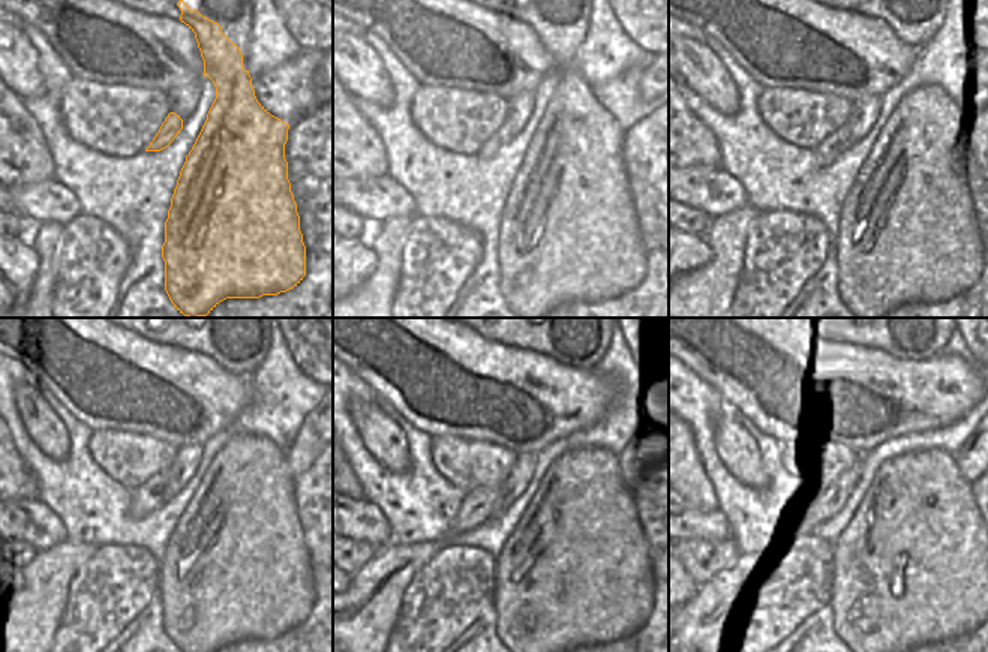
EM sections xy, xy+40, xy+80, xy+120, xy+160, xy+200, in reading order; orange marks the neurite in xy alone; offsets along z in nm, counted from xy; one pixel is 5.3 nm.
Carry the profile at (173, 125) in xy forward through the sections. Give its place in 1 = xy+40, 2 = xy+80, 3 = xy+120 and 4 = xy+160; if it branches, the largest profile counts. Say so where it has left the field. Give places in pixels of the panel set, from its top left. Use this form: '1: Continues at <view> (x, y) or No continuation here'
1: Continues at xy+40 (501, 137)
2: Continues at xy+80 (834, 146)
3: Continues at xy+120 (147, 498)
4: Continues at xy+160 (480, 504)

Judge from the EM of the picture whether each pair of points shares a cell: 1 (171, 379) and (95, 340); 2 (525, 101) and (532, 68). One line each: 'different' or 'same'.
1: same
2: different

